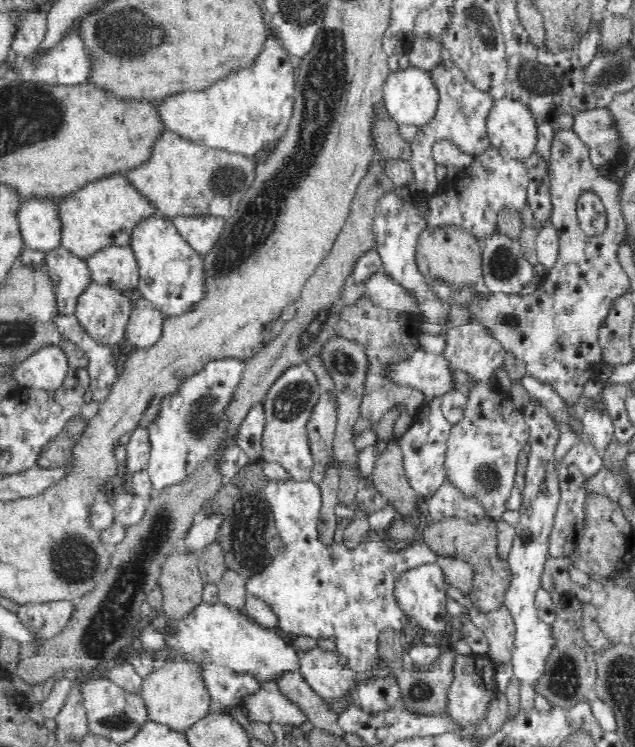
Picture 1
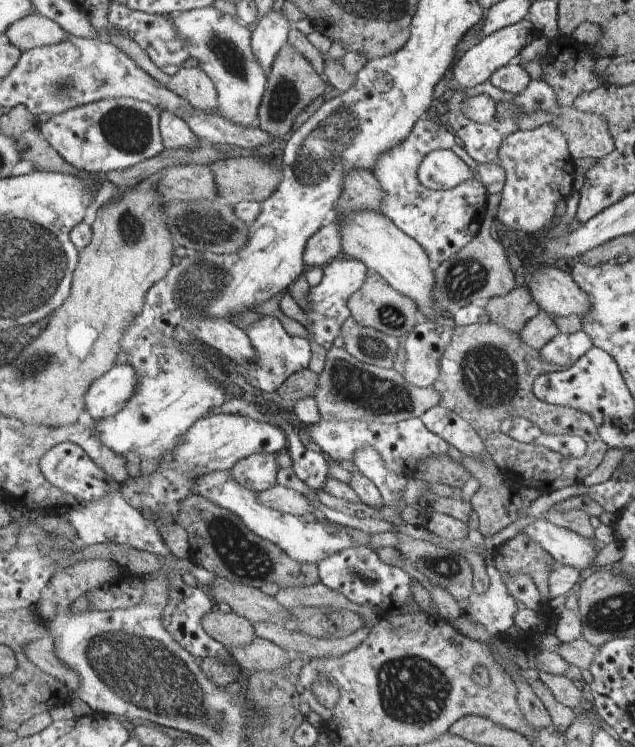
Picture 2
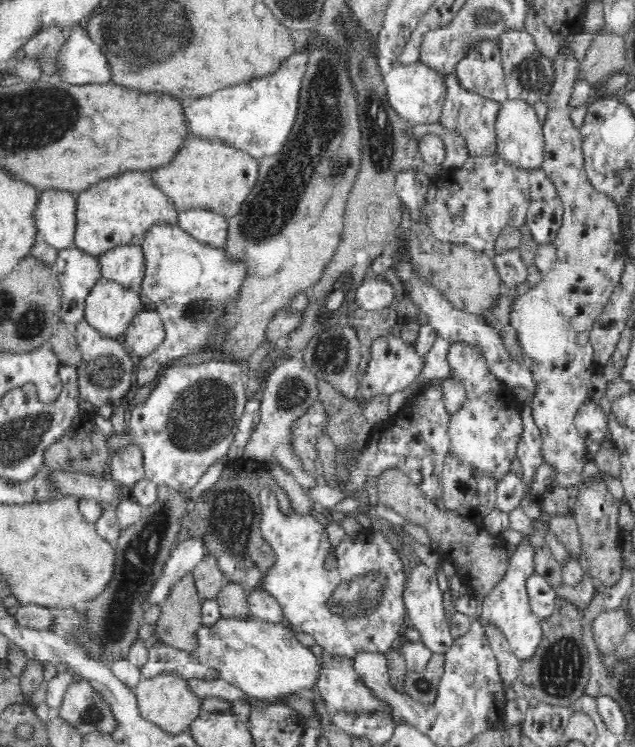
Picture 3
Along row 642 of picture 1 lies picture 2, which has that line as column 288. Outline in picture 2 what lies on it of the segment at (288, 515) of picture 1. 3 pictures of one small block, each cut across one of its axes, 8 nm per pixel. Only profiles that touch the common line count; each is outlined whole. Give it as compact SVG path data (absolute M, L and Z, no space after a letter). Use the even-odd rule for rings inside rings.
M263 316L263 318L259 318L257 322L247 326L246 333L251 338L253 348L257 352L257 360L255 362L243 366L243 364L233 362L231 358L224 356L221 352L214 352L216 360L220 361L220 363L215 364L230 377L239 374L252 387L261 392L273 394L287 378L293 377L293 374L309 368L309 362L311 362L311 342L307 338L289 336L277 316Z

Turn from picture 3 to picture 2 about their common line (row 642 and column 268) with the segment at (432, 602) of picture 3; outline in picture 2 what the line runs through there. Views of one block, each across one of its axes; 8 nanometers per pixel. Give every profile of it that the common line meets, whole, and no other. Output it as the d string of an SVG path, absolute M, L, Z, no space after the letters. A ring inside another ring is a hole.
M243 414L210 415L202 418L181 438L177 450L173 450L173 454L167 454L161 460L159 470L155 470L149 476L143 474L134 481L131 478L129 482L125 481L121 495L139 511L147 508L157 513L159 524L174 524L173 518L179 514L179 502L184 502L194 494L193 482L197 482L197 478L217 470L231 471L239 462L253 454L282 453L287 445L285 433L274 423L253 420Z

